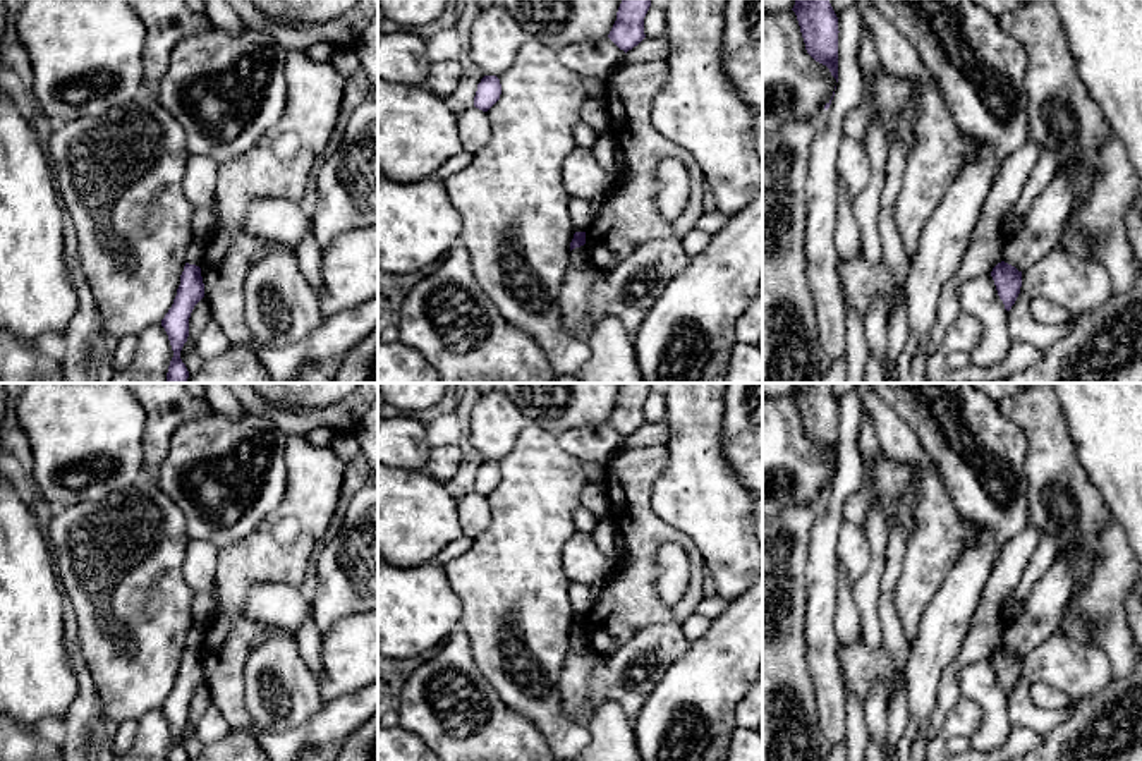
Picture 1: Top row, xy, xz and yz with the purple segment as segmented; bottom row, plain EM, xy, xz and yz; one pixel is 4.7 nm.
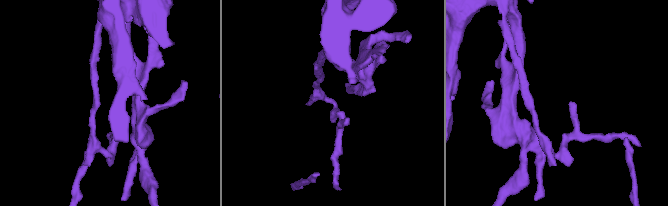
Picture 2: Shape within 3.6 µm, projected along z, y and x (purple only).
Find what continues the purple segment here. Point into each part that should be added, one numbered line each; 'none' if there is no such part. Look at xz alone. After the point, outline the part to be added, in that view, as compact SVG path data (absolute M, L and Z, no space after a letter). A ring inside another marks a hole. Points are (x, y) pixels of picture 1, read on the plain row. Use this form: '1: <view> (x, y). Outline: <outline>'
none

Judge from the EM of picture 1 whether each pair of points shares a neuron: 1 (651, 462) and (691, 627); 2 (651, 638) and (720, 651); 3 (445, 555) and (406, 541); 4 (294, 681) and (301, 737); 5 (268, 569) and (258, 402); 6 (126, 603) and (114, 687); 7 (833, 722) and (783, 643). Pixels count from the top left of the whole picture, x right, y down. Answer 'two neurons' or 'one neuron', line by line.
1: two neurons
2: two neurons
3: two neurons
4: two neurons
5: two neurons
6: one neuron
7: two neurons

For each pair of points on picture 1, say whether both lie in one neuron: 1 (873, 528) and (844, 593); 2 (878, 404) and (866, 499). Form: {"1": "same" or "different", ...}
{"1": "different", "2": "different"}

